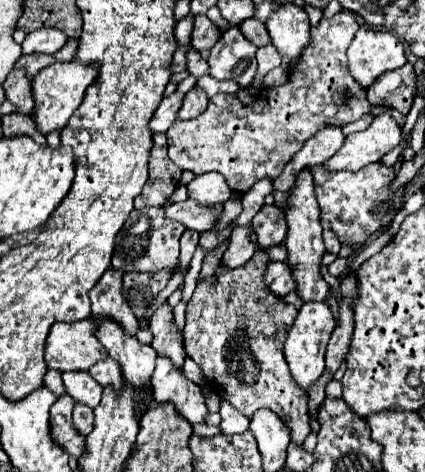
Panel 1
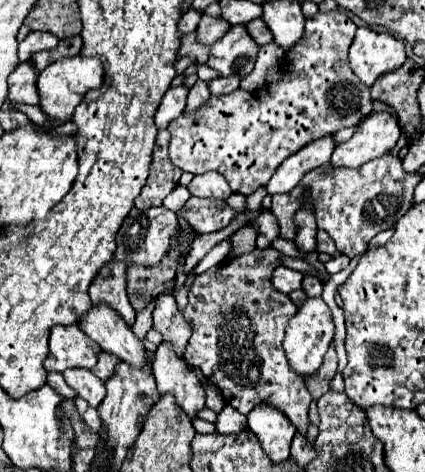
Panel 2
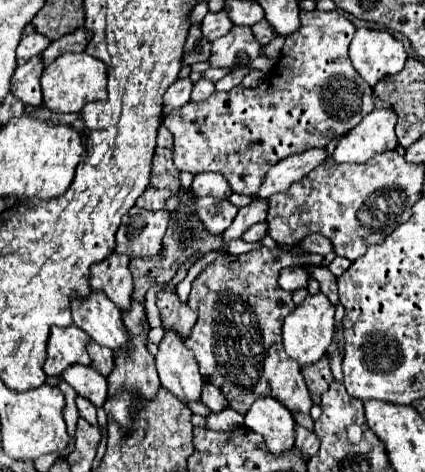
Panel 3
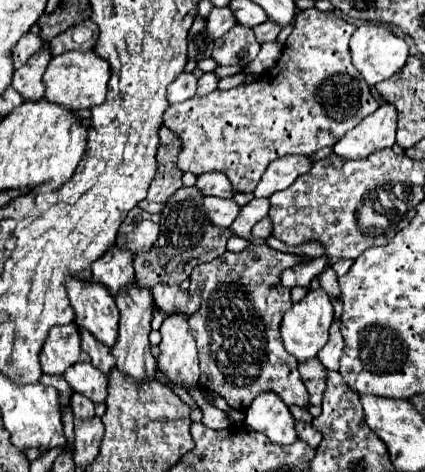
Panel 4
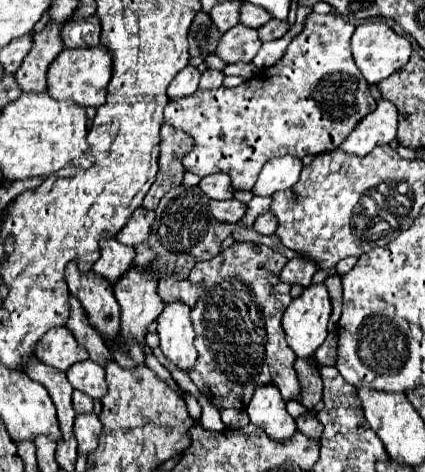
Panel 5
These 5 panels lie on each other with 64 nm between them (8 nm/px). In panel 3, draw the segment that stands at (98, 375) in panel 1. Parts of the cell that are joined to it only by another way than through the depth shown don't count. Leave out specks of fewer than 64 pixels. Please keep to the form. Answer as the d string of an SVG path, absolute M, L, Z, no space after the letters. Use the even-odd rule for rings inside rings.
M90 344L90 348L88 348L88 354L90 354L90 358L92 358L92 368L96 370L96 372L100 372L100 374L108 374L108 372L112 372L112 368L114 368L114 354L108 350L108 348L104 348L104 346L98 346L98 344Z

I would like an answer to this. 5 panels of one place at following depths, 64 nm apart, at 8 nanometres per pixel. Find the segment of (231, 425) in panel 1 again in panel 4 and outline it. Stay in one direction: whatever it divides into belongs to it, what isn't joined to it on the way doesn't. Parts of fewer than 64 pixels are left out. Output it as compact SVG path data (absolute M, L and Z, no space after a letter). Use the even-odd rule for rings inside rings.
M200 390L190 392L190 396L198 402L202 414L204 414L204 418L202 418L202 424L204 424L204 426L208 426L208 428L212 428L212 430L224 430L224 428L230 426L230 414L214 408L214 406L210 406L210 402L206 402L206 398L202 396Z

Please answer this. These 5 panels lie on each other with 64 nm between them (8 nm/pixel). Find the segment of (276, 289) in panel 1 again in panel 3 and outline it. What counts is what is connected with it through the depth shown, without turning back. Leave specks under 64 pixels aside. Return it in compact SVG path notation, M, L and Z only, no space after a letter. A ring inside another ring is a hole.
M294 266L294 268L282 268L280 270L280 276L278 276L278 282L280 282L280 288L282 290L288 290L288 292L294 292L298 288L306 288L306 280L308 280L308 272L300 266Z

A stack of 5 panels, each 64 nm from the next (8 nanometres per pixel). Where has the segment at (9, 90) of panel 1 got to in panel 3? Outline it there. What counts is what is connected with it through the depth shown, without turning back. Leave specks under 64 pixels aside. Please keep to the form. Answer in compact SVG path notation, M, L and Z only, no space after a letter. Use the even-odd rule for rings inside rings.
M40 56L30 58L24 66L18 66L12 76L12 94L30 106L42 106L42 90L40 90L40 74L42 74Z

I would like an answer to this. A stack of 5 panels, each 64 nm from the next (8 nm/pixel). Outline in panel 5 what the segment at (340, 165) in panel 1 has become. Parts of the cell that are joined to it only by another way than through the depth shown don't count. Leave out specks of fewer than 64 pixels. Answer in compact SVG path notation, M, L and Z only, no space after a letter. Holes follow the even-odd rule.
M380 100L376 110L364 116L360 124L352 130L352 134L340 144L340 150L354 156L366 156L376 146L390 144L396 138L396 128L398 128L396 106L388 100Z

